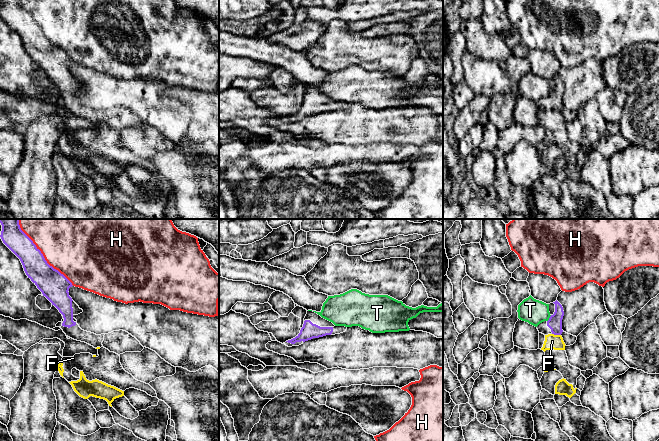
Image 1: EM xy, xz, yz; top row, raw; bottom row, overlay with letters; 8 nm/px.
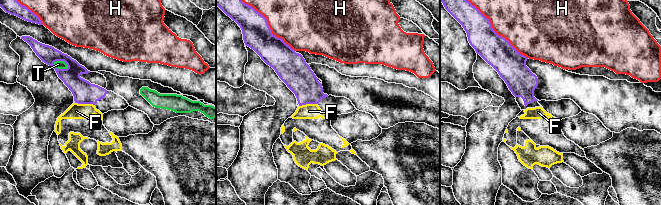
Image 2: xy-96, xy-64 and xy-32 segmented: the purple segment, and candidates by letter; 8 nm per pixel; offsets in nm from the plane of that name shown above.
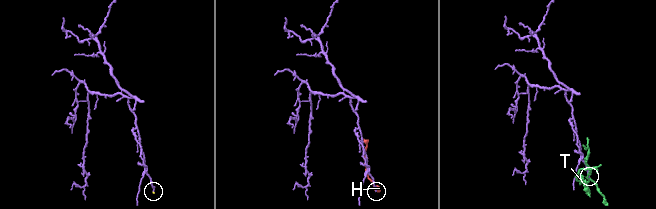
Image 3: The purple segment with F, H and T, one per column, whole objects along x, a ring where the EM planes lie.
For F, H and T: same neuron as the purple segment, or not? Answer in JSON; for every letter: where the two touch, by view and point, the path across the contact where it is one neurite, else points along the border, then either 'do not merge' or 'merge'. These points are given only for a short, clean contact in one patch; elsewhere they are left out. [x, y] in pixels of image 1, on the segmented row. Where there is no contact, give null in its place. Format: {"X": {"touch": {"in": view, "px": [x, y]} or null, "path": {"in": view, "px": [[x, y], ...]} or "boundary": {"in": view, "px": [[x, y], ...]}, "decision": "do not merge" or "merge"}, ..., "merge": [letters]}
{"F": {"touch": {"in": "yz", "px": [556, 334]}, "boundary": {"in": "yz", "px": [[552, 333], [560, 335]]}, "decision": "do not merge"}, "H": {"touch": {"in": "xy", "px": [42, 254]}, "decision": "do not merge"}, "T": {"touch": {"in": "yz", "px": [549, 318]}, "decision": "do not merge"}, "merge": []}

